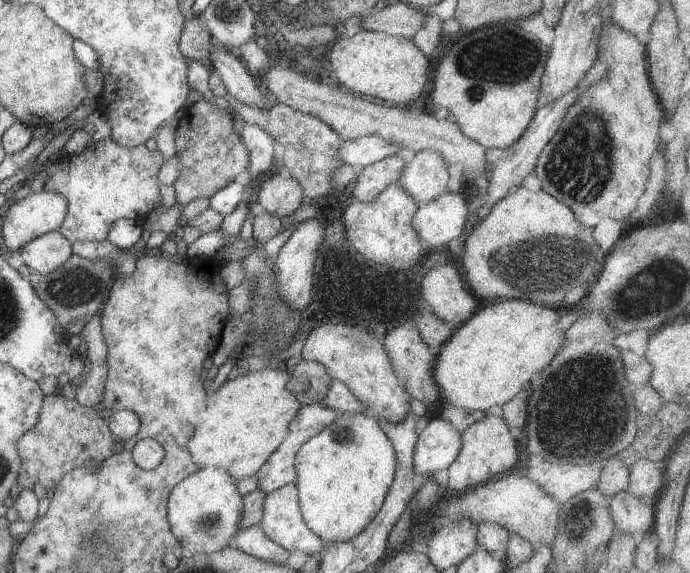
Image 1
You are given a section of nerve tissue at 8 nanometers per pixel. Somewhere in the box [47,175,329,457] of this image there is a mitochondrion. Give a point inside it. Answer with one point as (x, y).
(268, 309)

